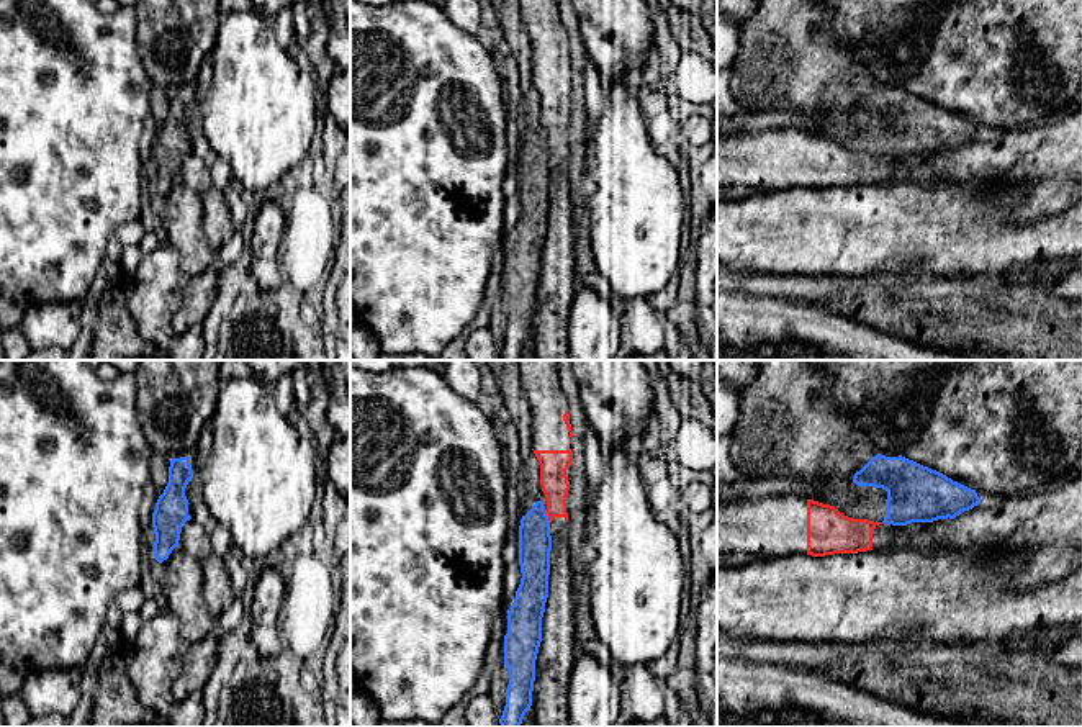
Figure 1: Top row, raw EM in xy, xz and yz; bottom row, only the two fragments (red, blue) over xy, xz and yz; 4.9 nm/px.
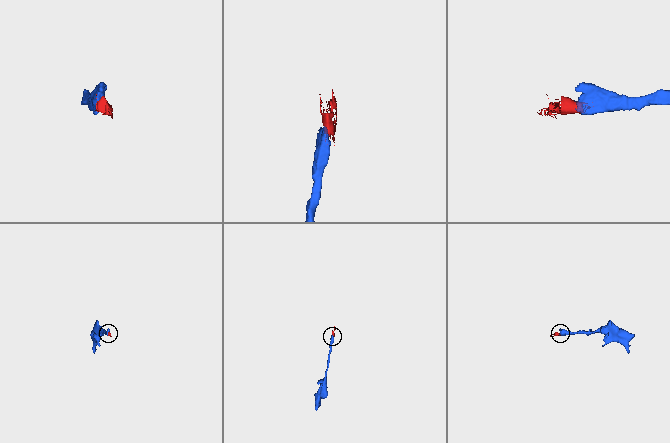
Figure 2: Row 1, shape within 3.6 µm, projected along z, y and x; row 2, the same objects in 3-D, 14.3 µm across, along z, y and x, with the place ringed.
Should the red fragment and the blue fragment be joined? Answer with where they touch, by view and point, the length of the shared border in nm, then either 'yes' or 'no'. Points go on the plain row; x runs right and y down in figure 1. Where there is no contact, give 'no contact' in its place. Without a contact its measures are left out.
meets red in xz at (547, 148); contact 70 nm long; no

